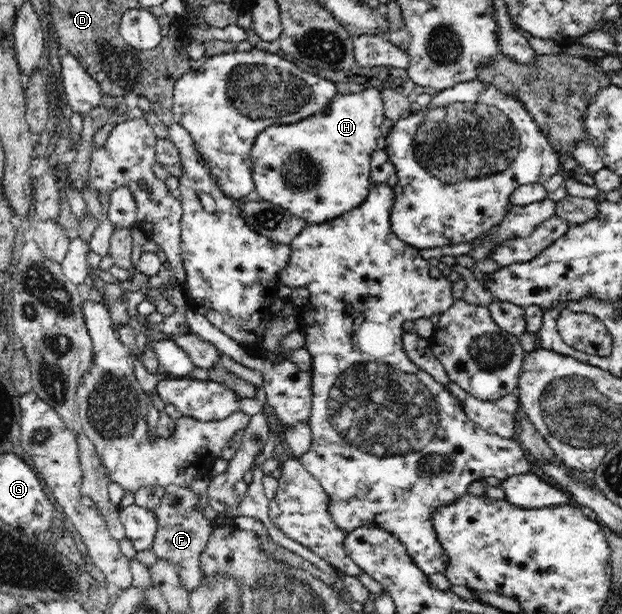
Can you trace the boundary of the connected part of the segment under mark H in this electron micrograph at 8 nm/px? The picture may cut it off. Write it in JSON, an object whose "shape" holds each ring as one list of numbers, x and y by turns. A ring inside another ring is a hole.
{"shape":[[368,88,362,90,360,93,350,93,348,95,337,93,334,97,332,97,332,101,328,103,328,107,325,108,324,112,318,112,316,115,306,117,306,119,302,119,293,124,271,125,270,127,263,129,257,135,256,141,254,141,254,145,251,150,252,177,258,195,260,195,263,200,269,201,274,205,288,210,297,218,304,219,307,225,330,222,331,219,336,219,342,214,346,214,350,210,354,210,355,207,362,205,364,199,367,198,369,187,373,185,370,180,370,158,372,152,378,149,377,139,381,137,380,125,384,123,385,119,384,102,382,101,380,91,381,89,378,88]]}

